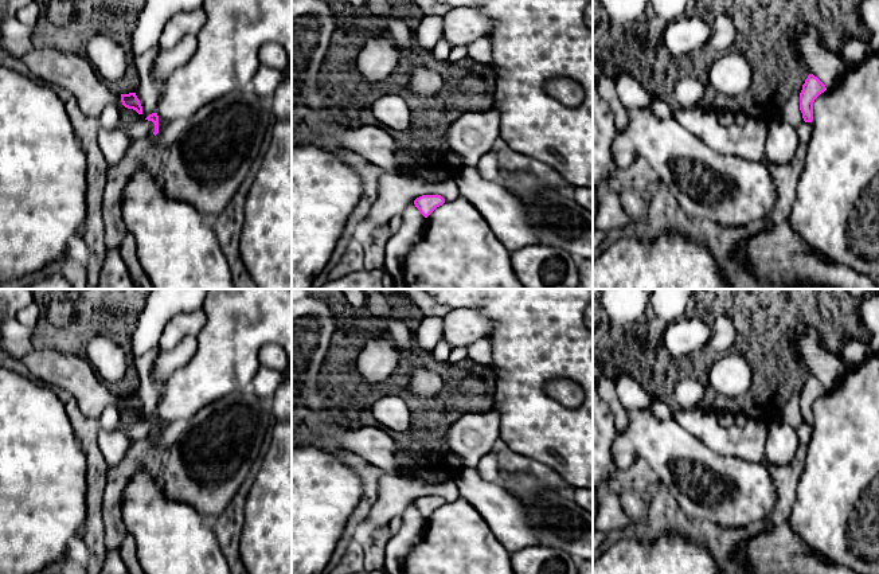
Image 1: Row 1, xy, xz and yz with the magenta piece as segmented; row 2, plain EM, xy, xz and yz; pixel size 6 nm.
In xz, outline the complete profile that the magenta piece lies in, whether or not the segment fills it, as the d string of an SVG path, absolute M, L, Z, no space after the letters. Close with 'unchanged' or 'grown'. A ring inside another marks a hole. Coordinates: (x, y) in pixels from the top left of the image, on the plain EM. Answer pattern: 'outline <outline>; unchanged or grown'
outline M422 496L414 501L419 514L427 519L437 508L442 507L445 500L441 496Z; unchanged

